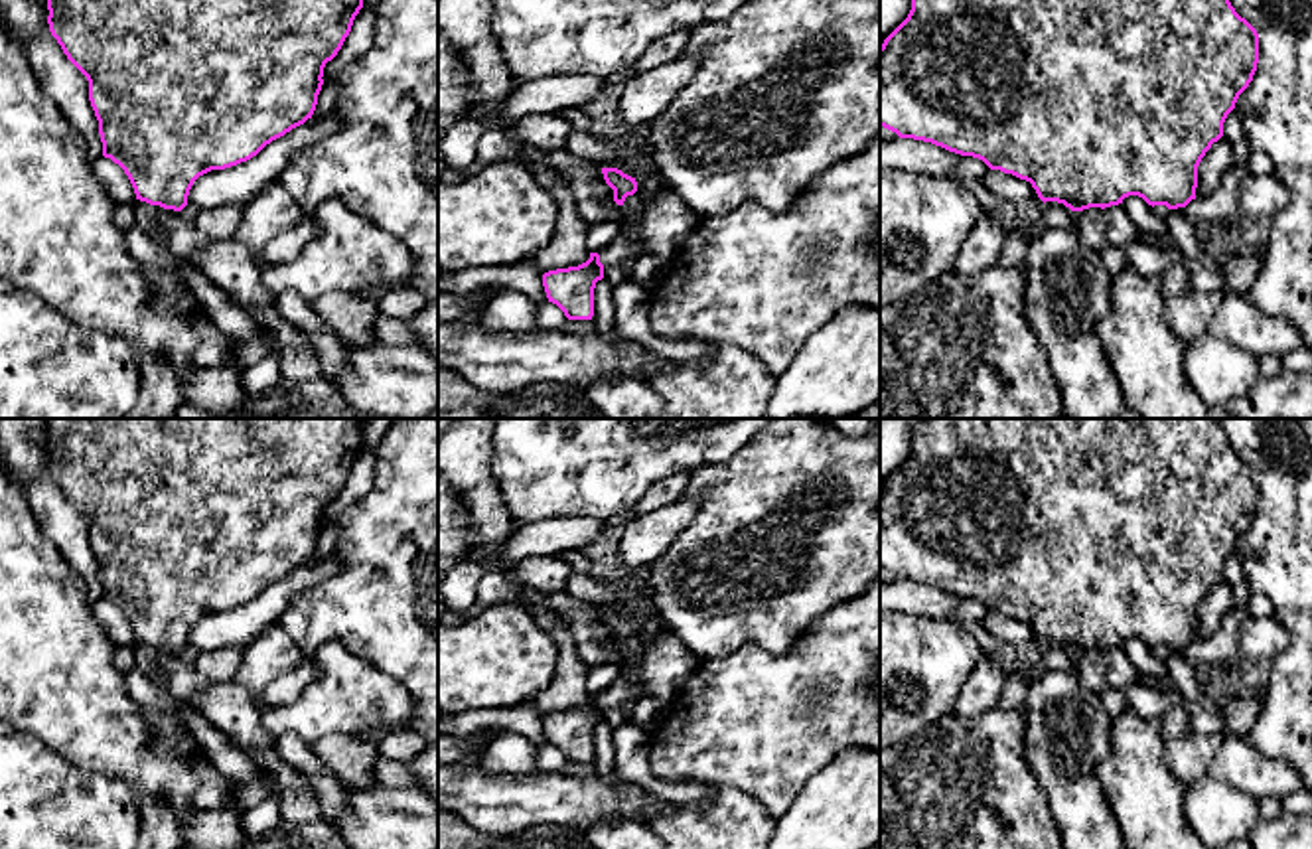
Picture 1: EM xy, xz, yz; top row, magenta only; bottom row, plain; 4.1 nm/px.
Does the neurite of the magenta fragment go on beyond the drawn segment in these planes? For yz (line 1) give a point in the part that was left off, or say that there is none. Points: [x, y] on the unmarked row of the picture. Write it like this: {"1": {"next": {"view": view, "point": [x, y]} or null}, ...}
{"1": {"next": null}}

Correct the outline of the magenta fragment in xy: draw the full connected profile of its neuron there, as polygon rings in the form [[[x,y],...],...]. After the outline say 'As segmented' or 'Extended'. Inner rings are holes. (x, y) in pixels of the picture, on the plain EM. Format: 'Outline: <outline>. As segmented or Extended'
Outline: [[[47,419],[47,466],[87,519],[103,598],[128,618],[136,642],[182,654],[193,624],[256,598],[312,561],[324,509],[363,450],[365,419]]]. As segmented

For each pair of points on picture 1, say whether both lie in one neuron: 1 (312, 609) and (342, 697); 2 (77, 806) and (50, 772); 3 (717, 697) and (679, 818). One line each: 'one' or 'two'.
1: two
2: one
3: two

